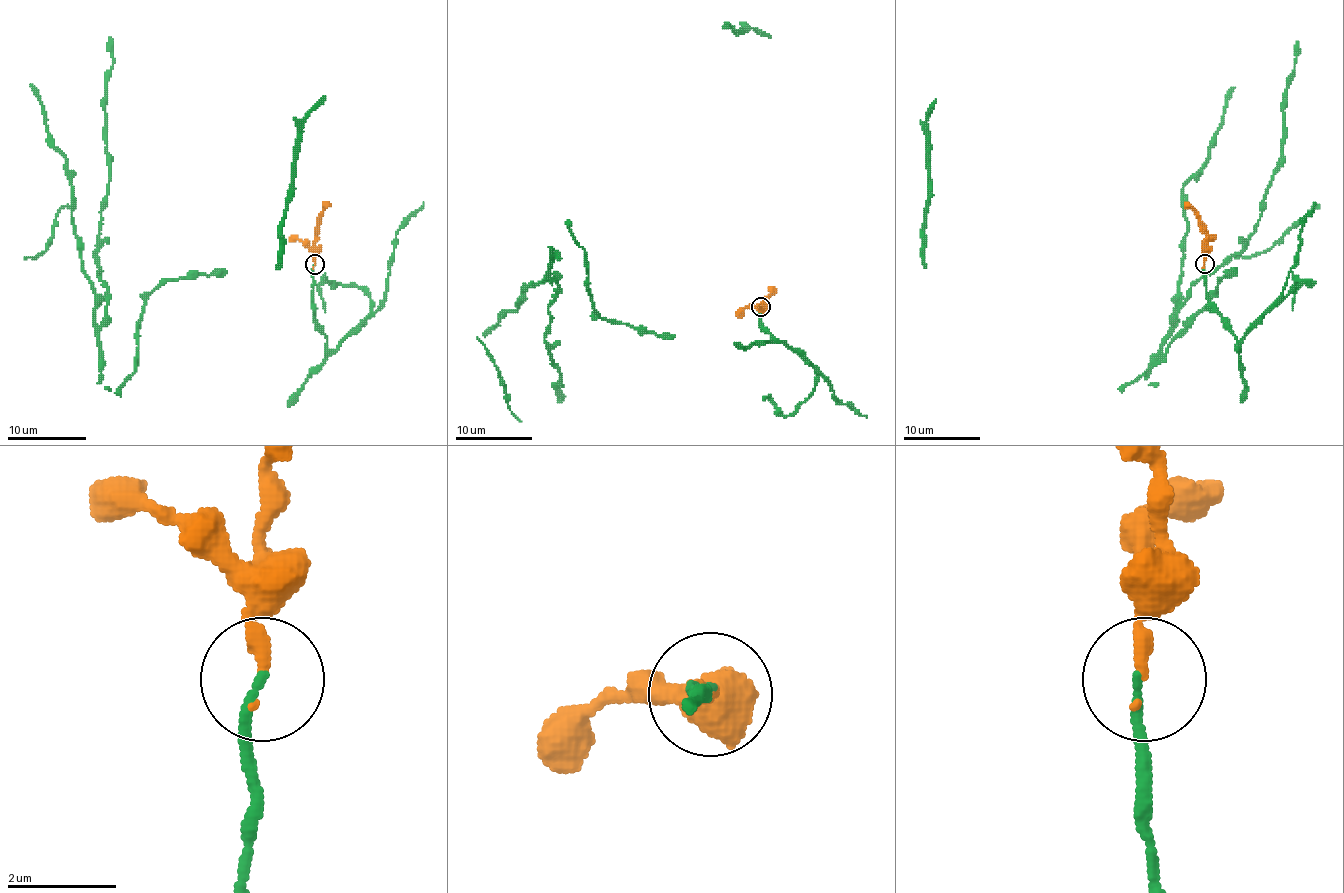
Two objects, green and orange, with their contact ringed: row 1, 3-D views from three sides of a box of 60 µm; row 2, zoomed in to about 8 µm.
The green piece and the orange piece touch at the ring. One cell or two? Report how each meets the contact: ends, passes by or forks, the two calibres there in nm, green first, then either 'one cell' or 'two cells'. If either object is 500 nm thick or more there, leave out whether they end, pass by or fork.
green ends | orange ends | 160/280 nm | one cell

